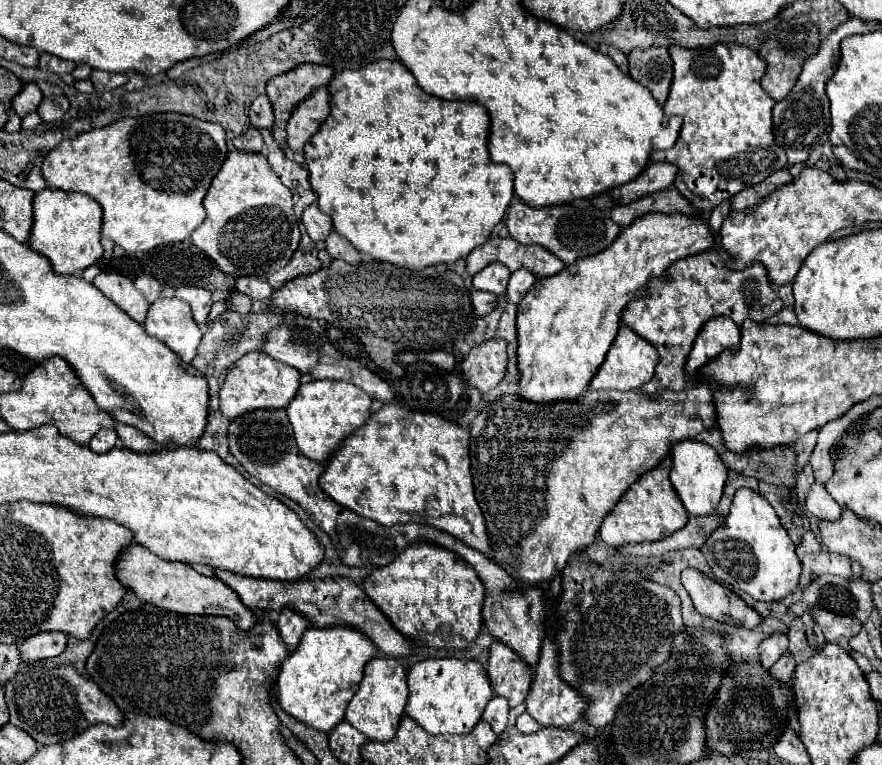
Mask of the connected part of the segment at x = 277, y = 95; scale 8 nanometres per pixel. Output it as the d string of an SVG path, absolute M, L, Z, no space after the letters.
M300 64L280 76L268 80L266 96L274 108L272 134L280 148L286 148L286 124L294 106L310 96L312 90L326 86L334 76L334 70L324 64Z

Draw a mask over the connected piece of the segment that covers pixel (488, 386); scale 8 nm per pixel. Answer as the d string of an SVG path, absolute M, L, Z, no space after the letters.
M488 340L480 346L474 346L460 364L464 382L476 388L480 394L492 390L504 378L504 370L506 370L504 340Z

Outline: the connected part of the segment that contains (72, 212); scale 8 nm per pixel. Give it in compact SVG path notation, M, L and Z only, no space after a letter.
M46 188L34 196L34 224L28 244L52 262L56 274L70 276L100 260L100 224L102 208L90 196Z

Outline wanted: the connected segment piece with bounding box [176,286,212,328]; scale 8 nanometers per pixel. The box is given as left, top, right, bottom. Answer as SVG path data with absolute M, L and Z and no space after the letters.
M178 288L176 290L176 298L184 300L190 304L192 308L192 314L194 314L194 320L200 328L206 326L206 320L208 320L208 314L210 314L210 308L212 308L212 300L210 300L210 292L204 290L204 288Z

